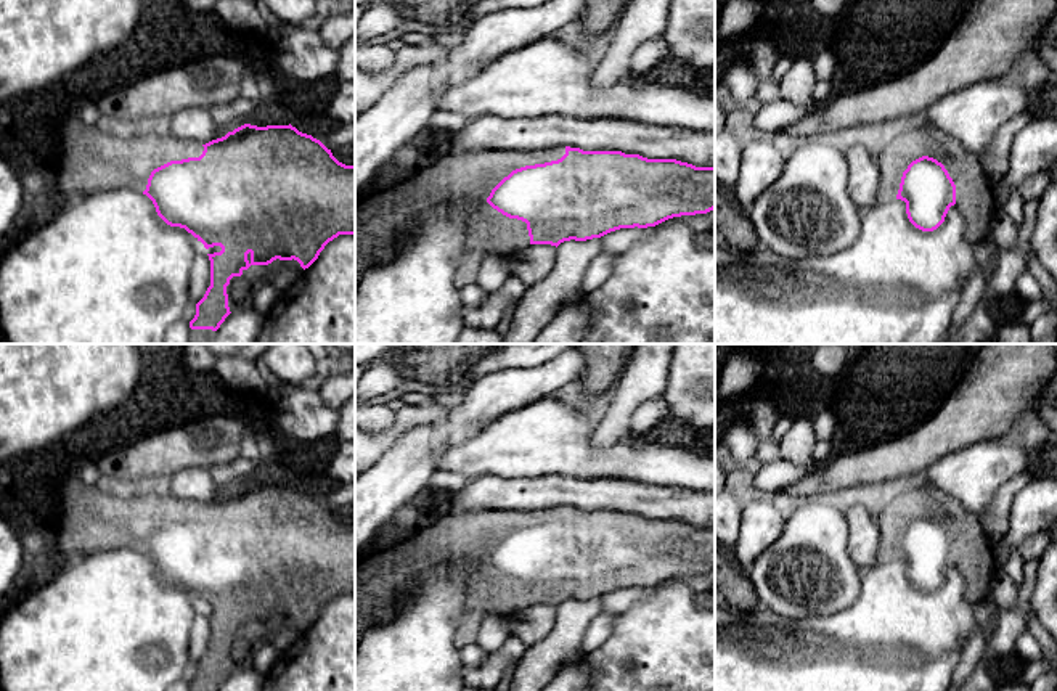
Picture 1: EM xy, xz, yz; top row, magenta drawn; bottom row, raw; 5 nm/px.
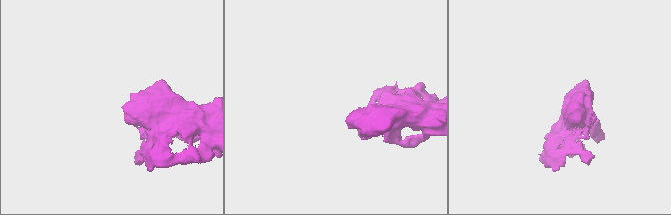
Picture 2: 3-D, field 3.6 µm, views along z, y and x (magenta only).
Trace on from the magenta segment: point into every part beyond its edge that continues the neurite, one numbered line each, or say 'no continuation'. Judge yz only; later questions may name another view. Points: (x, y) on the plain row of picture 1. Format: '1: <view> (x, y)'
1: yz (975, 558)

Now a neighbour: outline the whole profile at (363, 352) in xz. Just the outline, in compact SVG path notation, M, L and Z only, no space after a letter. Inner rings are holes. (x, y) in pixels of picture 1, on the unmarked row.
M355 344L355 365L366 365L371 360L395 350L400 344Z

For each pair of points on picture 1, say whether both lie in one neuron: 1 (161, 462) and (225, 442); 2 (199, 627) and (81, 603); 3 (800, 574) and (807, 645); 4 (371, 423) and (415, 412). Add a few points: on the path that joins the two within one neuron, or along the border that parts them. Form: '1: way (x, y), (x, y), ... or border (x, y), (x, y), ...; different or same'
1: way (177, 449), (209, 442); same
2: border (201, 609), (193, 621), (190, 633), (190, 662); different
3: border (768, 609), (787, 617), (831, 616), (842, 611); different
4: border (395, 412), (395, 420), (387, 428), (371, 434); different

